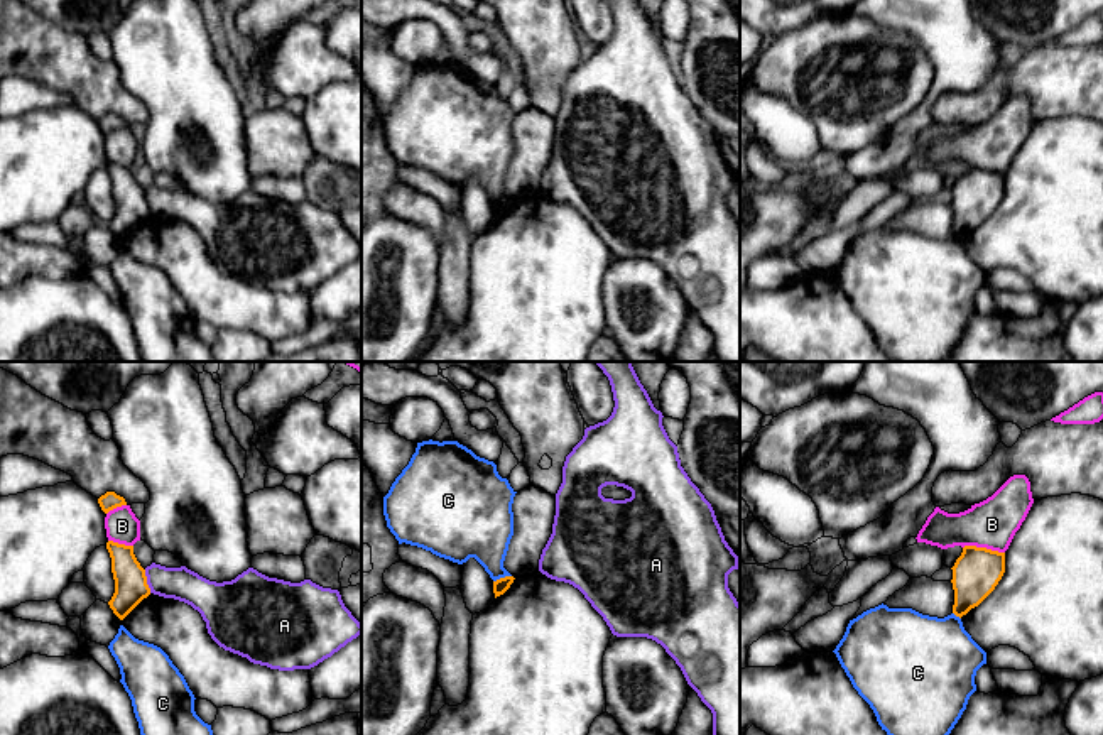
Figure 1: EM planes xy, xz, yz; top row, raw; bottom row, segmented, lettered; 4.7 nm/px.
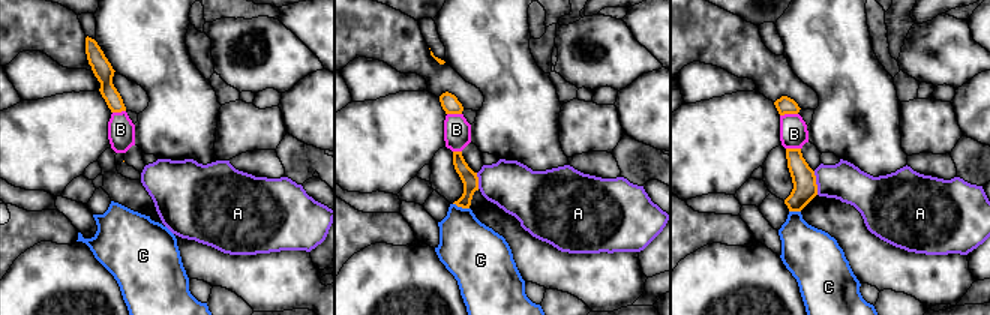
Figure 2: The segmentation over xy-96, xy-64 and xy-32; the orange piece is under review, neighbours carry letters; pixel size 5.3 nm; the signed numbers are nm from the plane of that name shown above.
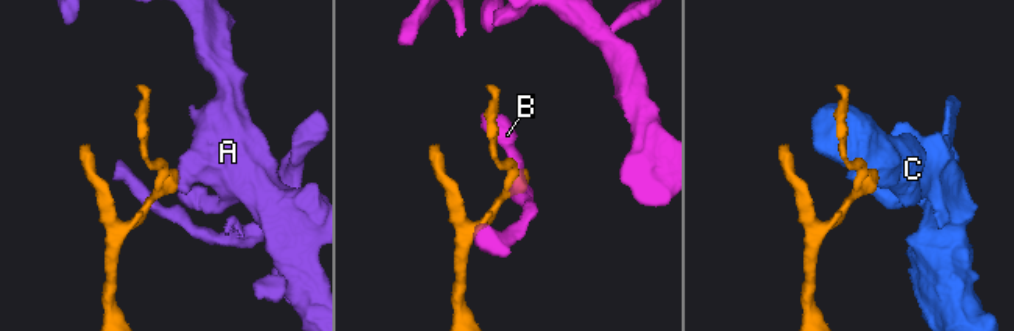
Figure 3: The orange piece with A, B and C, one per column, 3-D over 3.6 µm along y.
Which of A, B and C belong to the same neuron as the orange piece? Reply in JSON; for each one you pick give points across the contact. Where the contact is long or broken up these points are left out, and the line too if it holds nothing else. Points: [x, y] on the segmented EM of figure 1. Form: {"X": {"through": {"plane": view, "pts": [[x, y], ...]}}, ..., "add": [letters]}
{"add": []}

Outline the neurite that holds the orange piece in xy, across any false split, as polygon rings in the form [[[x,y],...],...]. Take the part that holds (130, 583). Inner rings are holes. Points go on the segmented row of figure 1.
[[[106,542],[111,558],[115,593],[108,602],[113,613],[123,620],[144,598],[150,595],[145,569],[133,554],[133,546]]]

